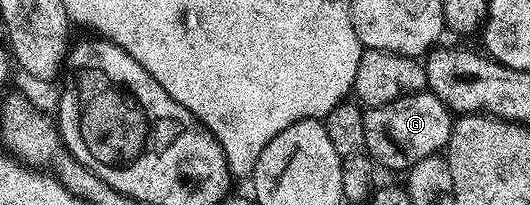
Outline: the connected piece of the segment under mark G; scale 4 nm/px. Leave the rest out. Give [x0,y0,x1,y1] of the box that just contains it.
[363,92,454,172]

